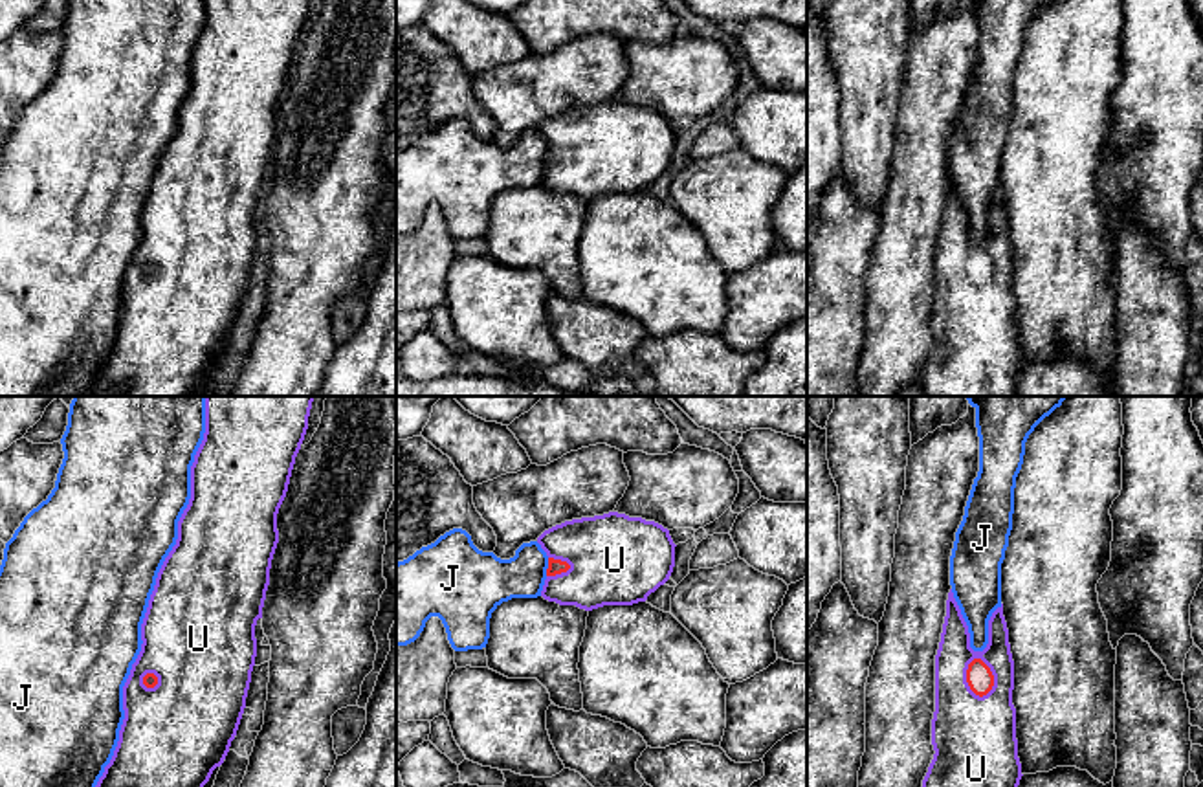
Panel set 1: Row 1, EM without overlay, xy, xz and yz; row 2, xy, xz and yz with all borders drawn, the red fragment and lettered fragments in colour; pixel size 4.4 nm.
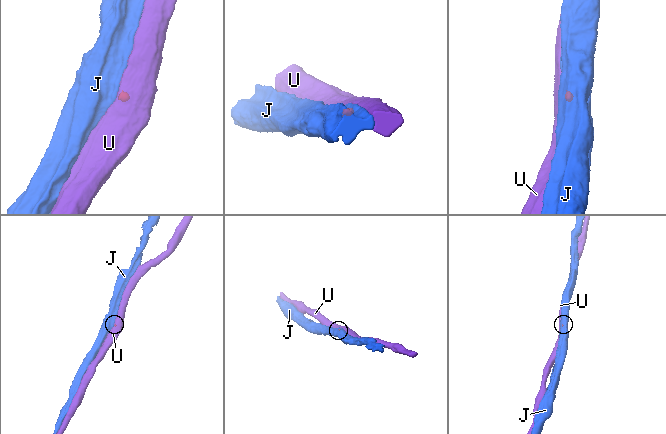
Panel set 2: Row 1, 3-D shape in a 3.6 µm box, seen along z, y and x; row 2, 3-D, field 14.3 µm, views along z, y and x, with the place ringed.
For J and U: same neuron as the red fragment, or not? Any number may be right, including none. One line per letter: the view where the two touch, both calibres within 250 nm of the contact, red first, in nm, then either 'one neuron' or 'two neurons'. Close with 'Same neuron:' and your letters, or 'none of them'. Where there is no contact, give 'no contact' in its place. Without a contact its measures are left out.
J: xz | 60/200 nm | two neurons
U: yz | 120/360 nm | one neuron
Same neuron: U

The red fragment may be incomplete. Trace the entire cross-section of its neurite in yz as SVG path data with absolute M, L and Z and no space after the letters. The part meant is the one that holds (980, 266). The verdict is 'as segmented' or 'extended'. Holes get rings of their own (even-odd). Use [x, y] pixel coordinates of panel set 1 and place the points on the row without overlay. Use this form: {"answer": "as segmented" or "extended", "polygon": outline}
{"answer": "extended", "polygon": "M950 178L935 244L935 343L921 376L924 396L1016 396L1023 363L1012 279L1003 193L988 209L987 237L974 240Z"}

